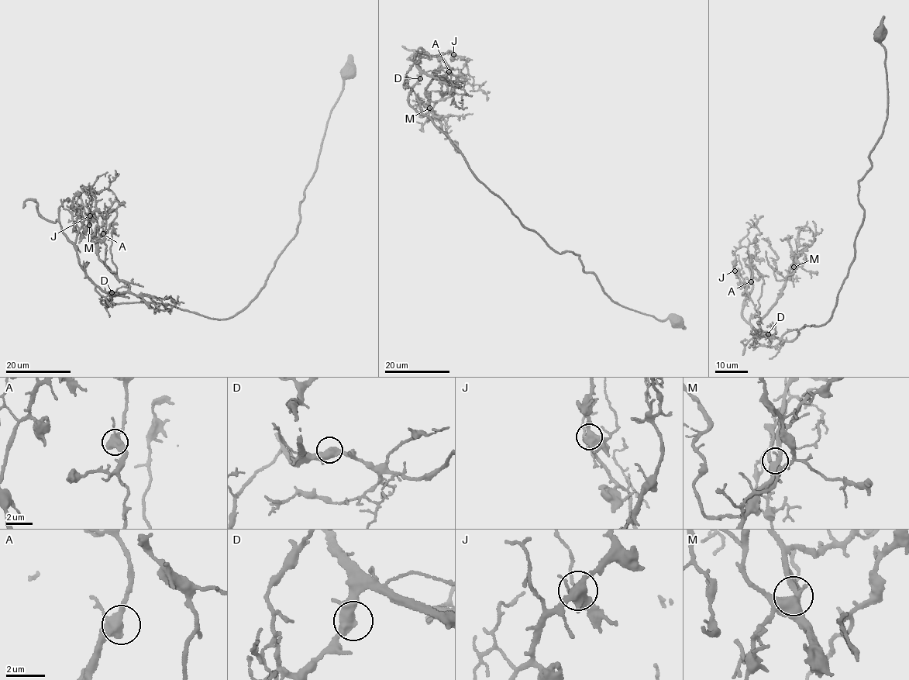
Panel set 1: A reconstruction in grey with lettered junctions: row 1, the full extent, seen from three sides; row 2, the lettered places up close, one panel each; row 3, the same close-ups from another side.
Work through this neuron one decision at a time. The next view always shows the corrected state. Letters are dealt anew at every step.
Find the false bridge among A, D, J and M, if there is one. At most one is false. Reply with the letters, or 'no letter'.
no letter

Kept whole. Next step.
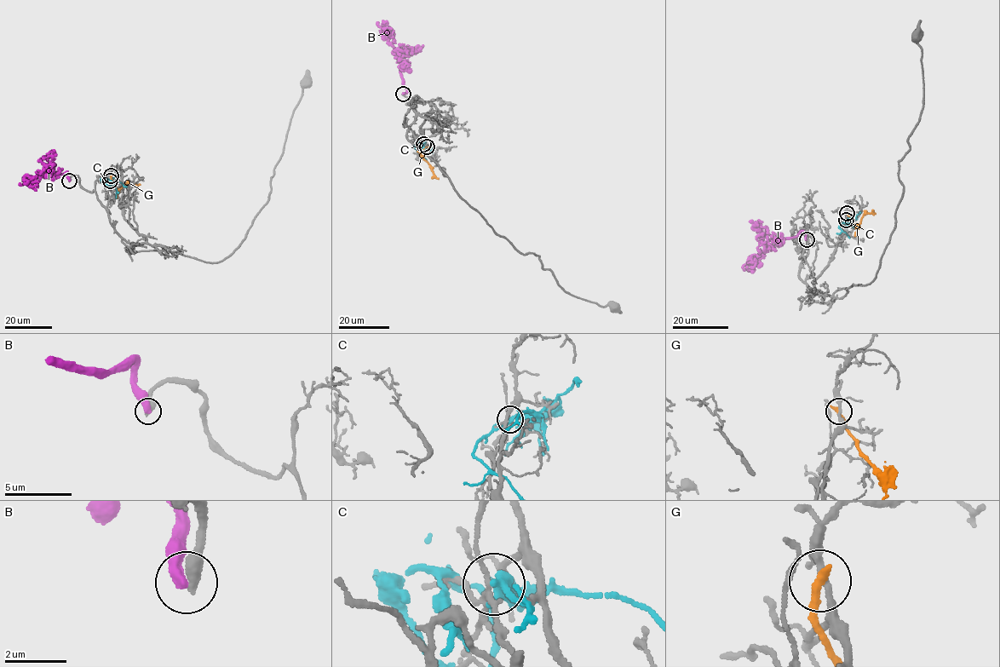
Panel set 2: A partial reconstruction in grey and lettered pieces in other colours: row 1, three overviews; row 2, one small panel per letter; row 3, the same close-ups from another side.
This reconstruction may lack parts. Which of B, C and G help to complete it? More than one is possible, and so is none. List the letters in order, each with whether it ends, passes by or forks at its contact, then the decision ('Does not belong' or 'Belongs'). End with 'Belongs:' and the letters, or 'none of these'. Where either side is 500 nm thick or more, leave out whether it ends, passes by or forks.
B: It ends there. Does not belong
C: It forks there. Does not belong
G: It ends there. Does not belong
Belongs: none of these

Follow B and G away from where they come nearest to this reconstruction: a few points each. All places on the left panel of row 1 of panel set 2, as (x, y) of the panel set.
B: (69, 181), (66, 172), (62, 174), (44, 169), (26, 183), (32, 186), (37, 184)
G: (111, 175), (112, 181), (118, 189), (127, 183), (140, 184)

